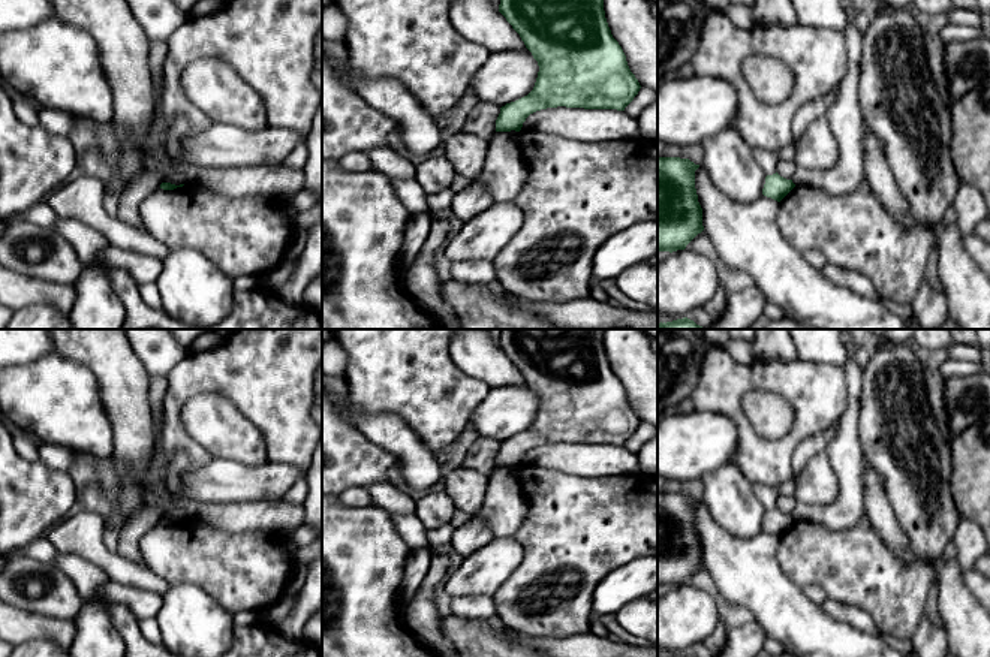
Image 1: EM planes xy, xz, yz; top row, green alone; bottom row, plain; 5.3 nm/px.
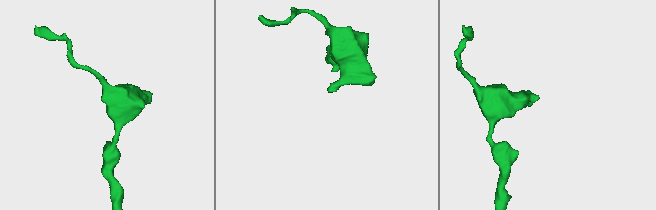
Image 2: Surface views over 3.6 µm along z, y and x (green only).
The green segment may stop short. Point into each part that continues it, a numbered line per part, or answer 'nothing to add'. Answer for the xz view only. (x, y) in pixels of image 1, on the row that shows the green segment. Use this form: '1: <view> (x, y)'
nothing to add

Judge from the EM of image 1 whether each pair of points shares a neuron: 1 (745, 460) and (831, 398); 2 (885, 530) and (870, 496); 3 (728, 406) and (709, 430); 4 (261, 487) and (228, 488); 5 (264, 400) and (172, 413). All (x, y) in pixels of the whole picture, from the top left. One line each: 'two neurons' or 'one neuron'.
1: one neuron
2: one neuron
3: two neurons
4: one neuron
5: one neuron

